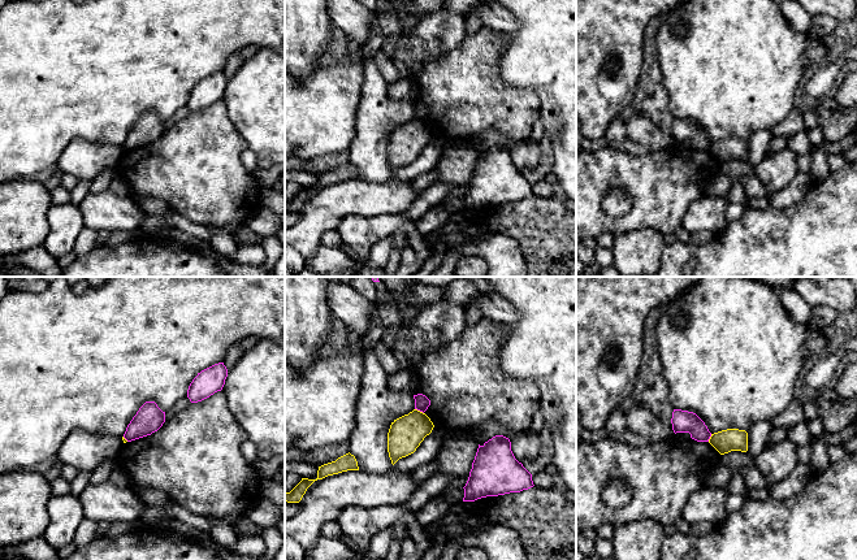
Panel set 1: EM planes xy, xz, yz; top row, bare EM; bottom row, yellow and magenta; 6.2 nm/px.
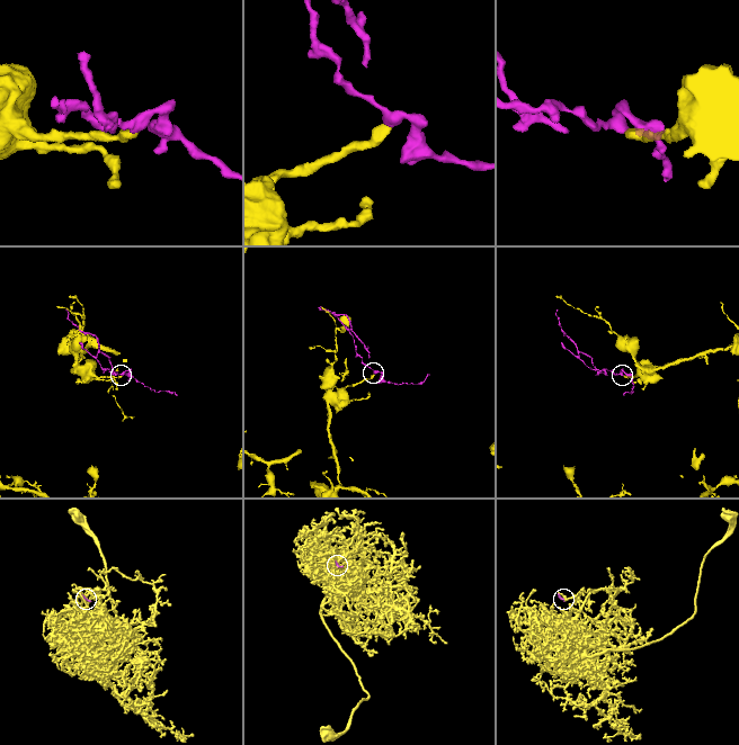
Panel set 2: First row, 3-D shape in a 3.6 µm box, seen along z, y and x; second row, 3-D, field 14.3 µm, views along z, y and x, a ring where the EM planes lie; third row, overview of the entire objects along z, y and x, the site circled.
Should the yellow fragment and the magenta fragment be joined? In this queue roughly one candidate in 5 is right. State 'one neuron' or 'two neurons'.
two neurons

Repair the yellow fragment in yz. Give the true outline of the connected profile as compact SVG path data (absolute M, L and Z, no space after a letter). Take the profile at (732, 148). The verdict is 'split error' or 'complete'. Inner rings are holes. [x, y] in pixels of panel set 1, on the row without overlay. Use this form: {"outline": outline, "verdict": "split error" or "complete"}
{"outline": "M727 138L711 143L709 152L720 162L731 160L748 160L748 142L739 138Z", "verdict": "complete"}

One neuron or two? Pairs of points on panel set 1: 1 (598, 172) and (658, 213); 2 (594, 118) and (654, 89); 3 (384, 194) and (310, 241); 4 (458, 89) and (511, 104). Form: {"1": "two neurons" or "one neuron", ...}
{"1": "one neuron", "2": "two neurons", "3": "one neuron", "4": "one neuron"}

